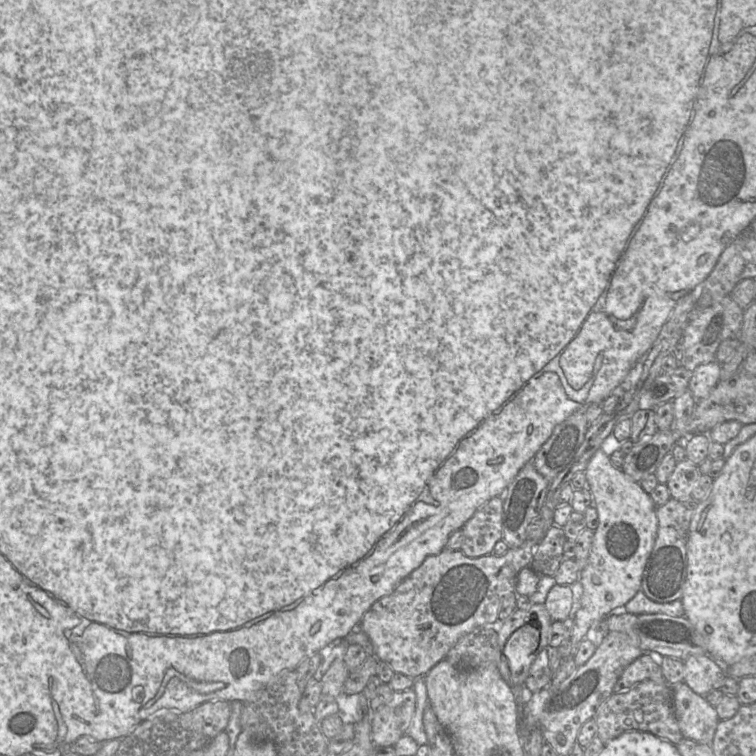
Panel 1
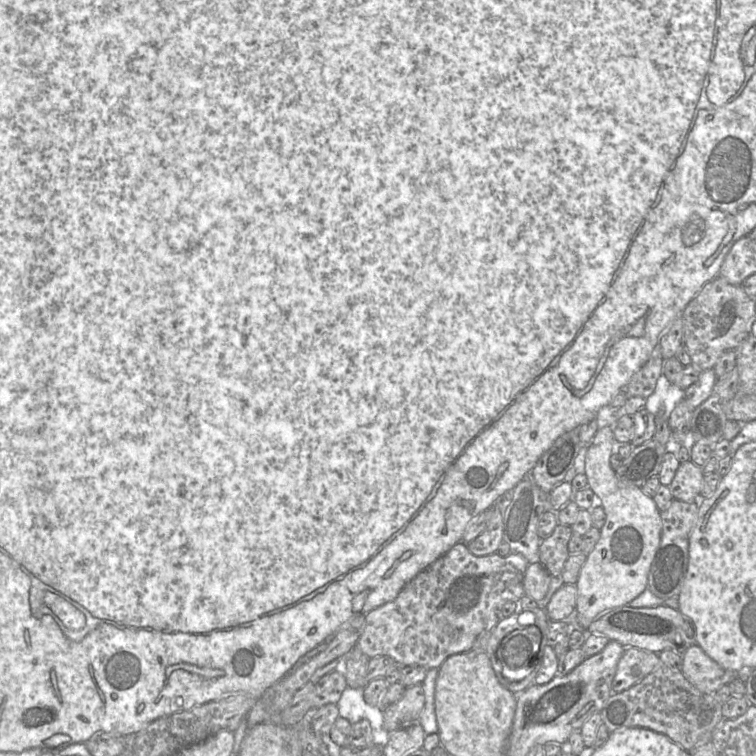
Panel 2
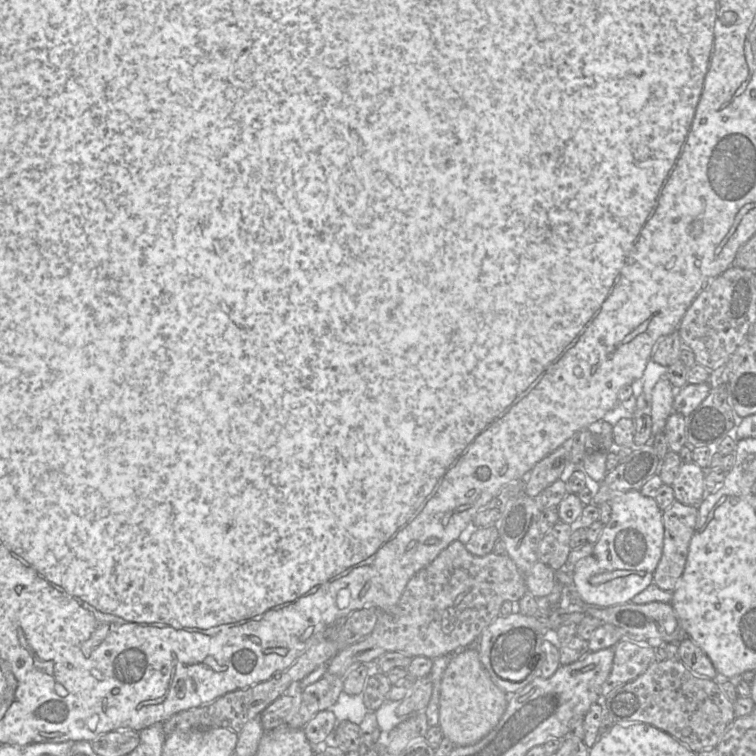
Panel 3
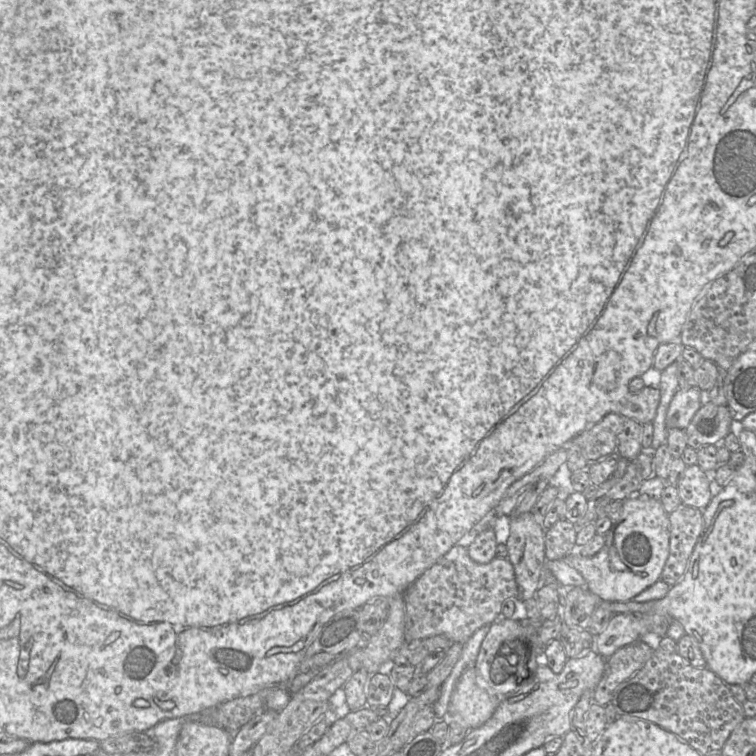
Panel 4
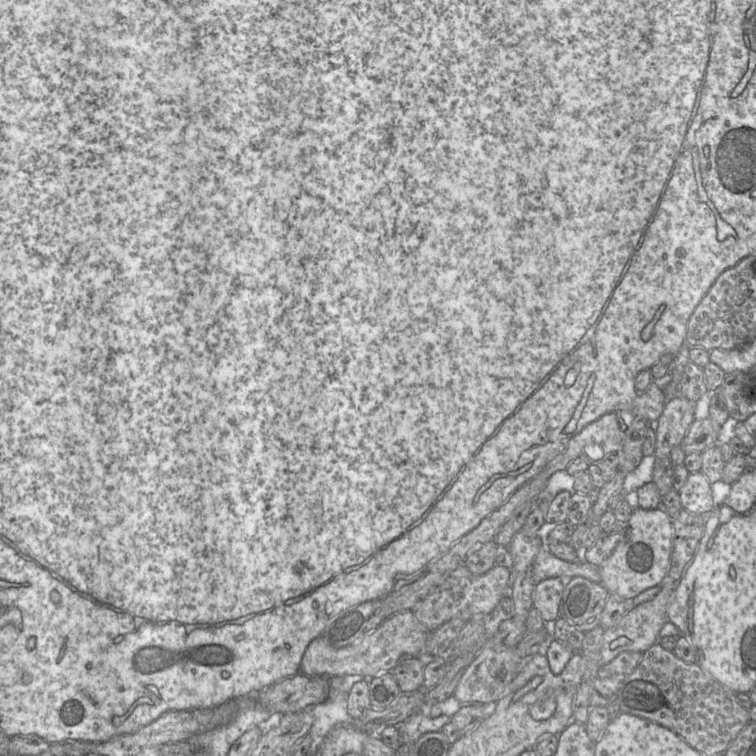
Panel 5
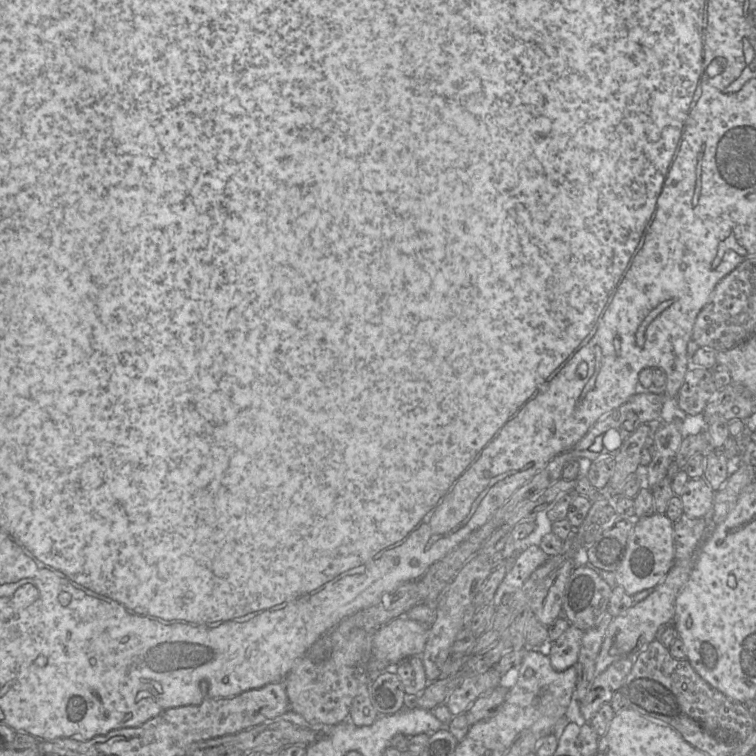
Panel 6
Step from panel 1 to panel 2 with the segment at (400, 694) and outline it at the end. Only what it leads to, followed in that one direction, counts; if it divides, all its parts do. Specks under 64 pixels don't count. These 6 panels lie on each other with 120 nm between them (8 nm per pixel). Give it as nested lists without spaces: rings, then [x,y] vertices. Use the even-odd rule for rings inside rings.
[[[422,684],[407,687],[401,699],[383,711],[384,728],[392,732],[401,726],[417,722],[424,704],[425,696]]]

